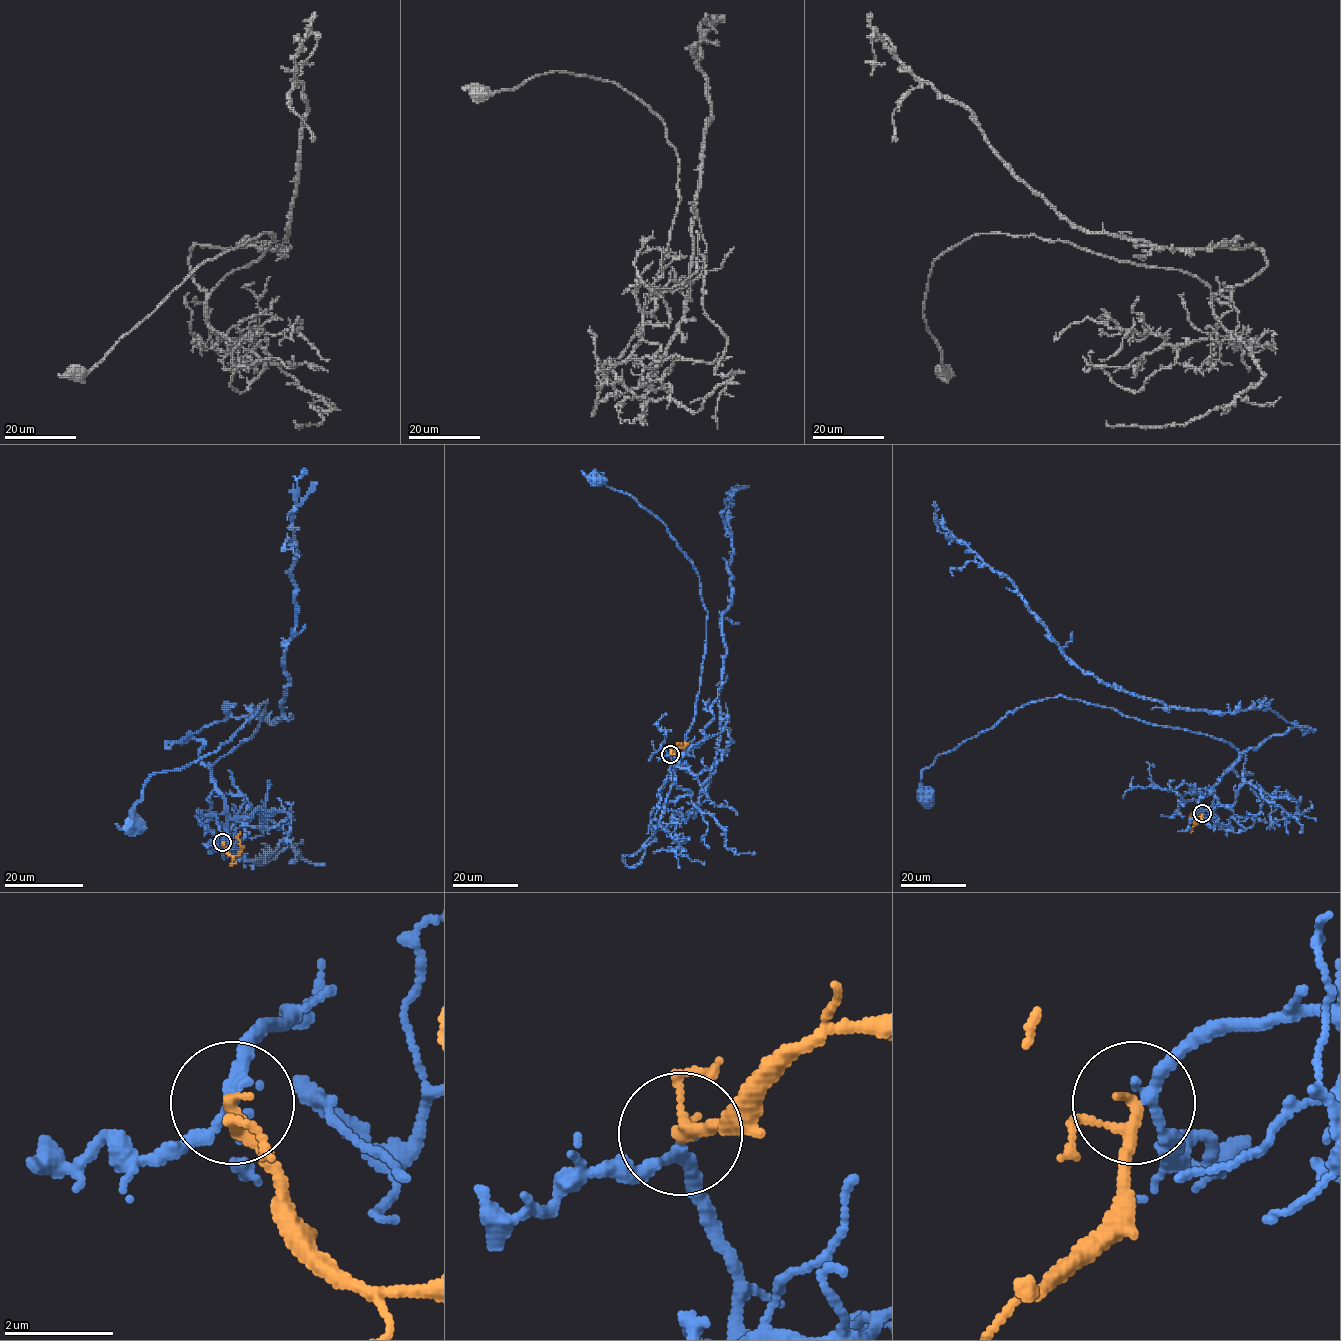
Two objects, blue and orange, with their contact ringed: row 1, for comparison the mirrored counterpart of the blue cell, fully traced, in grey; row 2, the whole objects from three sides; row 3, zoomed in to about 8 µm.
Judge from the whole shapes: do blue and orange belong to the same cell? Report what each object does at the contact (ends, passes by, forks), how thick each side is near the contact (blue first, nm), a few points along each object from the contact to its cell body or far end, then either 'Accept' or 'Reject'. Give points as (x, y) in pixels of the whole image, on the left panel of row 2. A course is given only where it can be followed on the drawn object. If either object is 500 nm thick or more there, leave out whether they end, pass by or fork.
At the ring blue passes by. At the ring orange passes by. Thickness 200 nm (blue) against 190 nm. Course of blue: (221, 842), (226, 809), (211, 769), (254, 734), (267, 700), (219, 749), (153, 774), (135, 808), (136, 827). Course of orange: (221, 842), (228, 853), (236, 855), (240, 851), (239, 832). Accept

